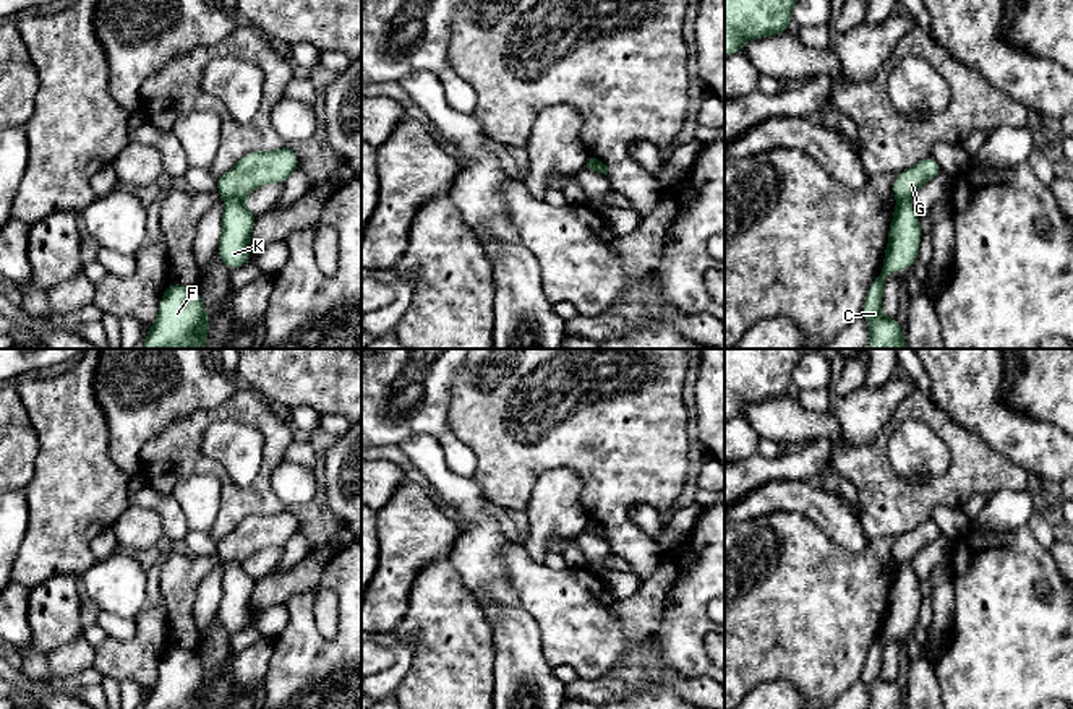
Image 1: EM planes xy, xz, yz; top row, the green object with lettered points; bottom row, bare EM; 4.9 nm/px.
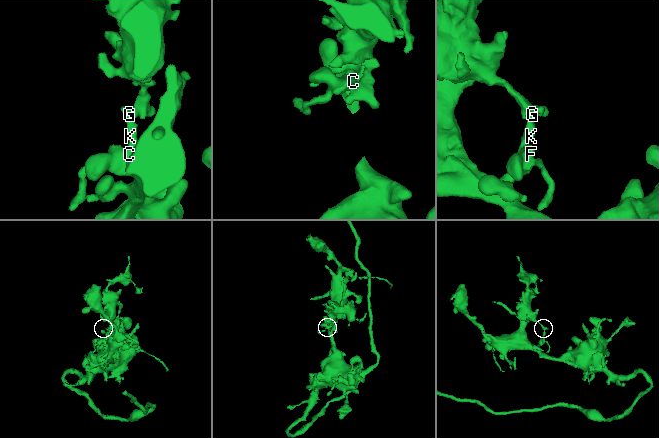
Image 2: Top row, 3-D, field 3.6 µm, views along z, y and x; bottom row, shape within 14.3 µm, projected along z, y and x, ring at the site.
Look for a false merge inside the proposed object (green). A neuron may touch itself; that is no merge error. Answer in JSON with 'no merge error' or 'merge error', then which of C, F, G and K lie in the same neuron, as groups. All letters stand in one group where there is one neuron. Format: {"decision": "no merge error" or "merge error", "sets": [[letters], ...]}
{"decision": "merge error", "sets": [["C", "F", "K"], ["G"]]}

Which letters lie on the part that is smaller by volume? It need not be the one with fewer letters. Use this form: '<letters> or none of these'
G

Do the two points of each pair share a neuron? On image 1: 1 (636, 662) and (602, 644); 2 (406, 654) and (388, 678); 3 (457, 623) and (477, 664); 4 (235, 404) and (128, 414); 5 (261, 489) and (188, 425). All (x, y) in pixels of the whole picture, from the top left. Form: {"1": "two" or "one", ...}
{"1": "two", "2": "one", "3": "one", "4": "two", "5": "one"}

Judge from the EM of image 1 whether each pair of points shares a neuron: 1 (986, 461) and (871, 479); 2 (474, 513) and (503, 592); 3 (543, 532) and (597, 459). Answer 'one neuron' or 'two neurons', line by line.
1: one neuron
2: one neuron
3: two neurons

